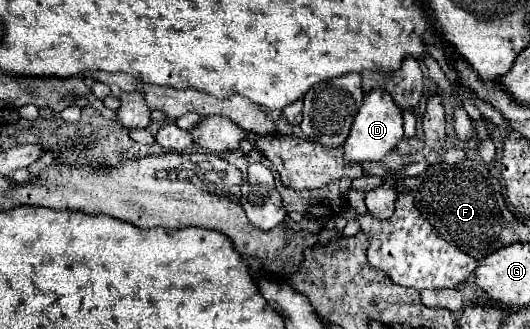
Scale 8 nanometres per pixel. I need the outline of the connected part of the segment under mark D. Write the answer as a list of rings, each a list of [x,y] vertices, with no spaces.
[[[374,89],[364,95],[364,103],[354,117],[350,135],[344,143],[344,161],[346,163],[366,163],[382,161],[402,139],[402,113],[394,105],[392,97],[384,89]]]

